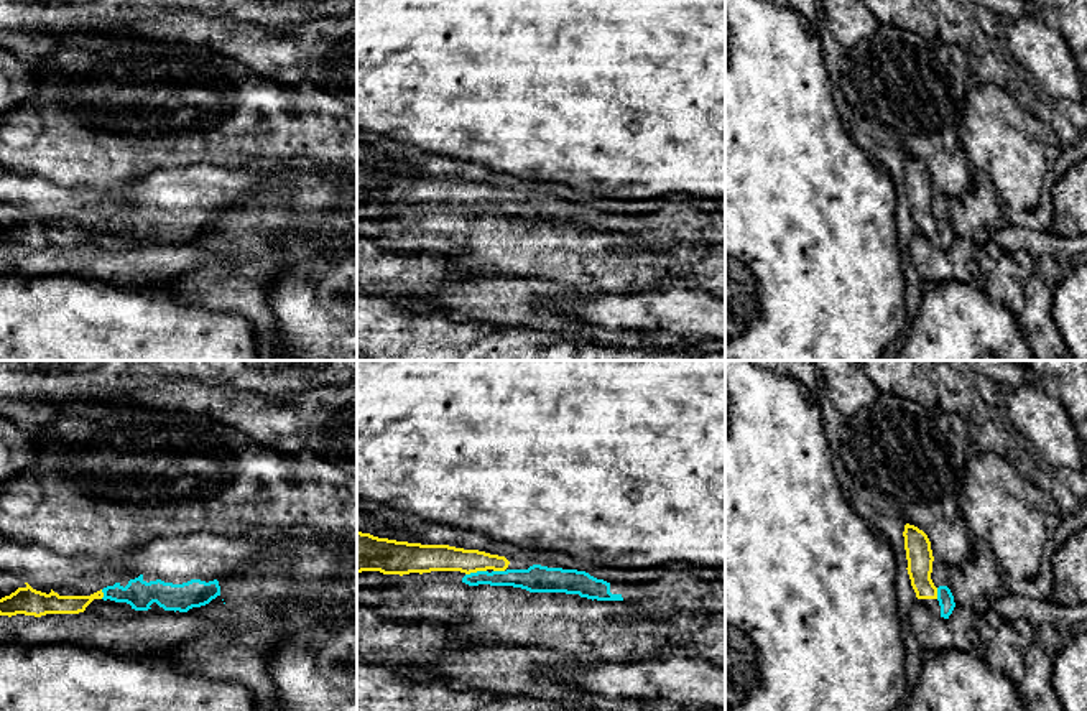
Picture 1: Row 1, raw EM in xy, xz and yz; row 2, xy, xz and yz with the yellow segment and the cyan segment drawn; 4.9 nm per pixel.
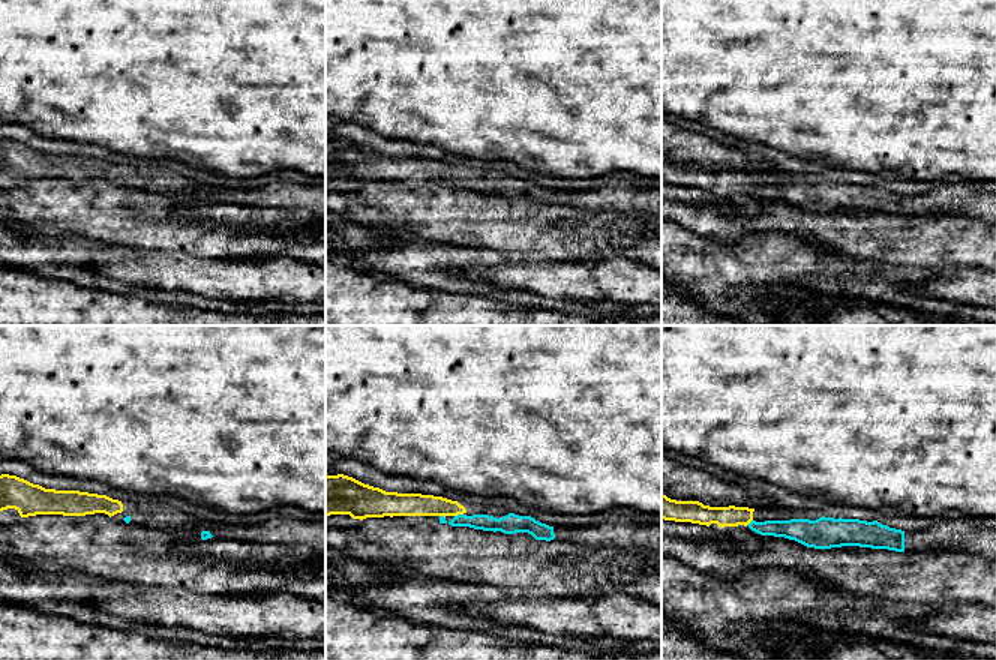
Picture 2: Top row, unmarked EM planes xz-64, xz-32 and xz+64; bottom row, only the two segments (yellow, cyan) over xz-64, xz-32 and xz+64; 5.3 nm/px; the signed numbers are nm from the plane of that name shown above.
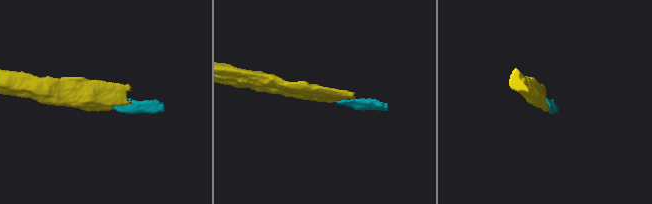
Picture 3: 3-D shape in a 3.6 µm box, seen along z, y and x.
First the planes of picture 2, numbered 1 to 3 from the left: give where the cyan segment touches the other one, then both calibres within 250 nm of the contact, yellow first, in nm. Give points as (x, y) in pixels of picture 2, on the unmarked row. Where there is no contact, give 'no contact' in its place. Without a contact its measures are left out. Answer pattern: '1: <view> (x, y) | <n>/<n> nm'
1: no contact
2: xz-32 (458, 177) | 130/90 nm
3: xz+64 (749, 186) | 110/110 nm

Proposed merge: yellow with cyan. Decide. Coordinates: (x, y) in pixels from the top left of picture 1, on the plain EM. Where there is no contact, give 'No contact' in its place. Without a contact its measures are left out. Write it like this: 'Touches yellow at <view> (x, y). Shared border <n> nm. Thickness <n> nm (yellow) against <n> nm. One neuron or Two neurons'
Touches yellow at xz (476, 203). Shared border 110 nm. Thickness 140 nm (yellow) against 100 nm. One neuron

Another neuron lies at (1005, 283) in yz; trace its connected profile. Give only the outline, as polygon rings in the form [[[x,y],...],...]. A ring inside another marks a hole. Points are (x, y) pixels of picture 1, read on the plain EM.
[[[1026,250],[1005,252],[985,278],[985,293],[1020,316],[1025,309],[1025,283],[1034,273],[1034,263]]]

